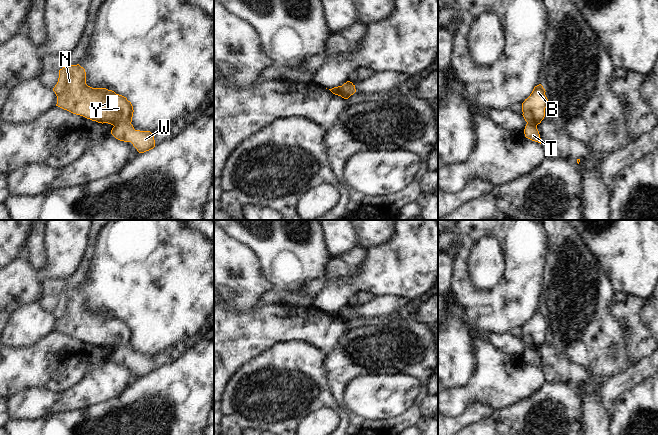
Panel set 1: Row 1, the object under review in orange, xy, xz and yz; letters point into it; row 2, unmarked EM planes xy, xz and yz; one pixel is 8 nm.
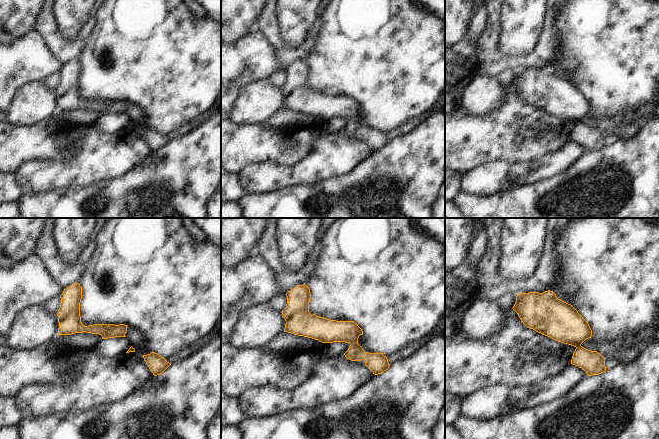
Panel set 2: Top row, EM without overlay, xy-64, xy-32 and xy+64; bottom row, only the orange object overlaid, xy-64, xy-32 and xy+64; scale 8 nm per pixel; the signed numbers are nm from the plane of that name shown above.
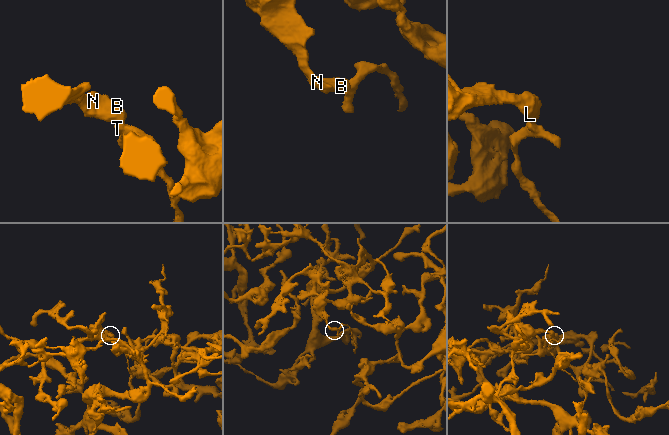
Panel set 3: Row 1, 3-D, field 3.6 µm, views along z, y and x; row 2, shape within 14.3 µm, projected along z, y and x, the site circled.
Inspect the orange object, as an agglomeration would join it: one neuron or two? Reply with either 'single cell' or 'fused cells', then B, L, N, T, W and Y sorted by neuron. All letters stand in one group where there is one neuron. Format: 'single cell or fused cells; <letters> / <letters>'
fused cells; B L N Y / T W

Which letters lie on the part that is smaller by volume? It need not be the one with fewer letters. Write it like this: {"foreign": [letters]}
{"foreign": ["T", "W"]}

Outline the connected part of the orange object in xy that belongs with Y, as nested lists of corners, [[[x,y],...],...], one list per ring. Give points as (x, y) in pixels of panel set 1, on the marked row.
[[[79,64],[59,70],[53,91],[57,96],[56,106],[73,114],[113,126],[132,122],[134,110],[131,102],[112,90],[88,86],[85,69]]]

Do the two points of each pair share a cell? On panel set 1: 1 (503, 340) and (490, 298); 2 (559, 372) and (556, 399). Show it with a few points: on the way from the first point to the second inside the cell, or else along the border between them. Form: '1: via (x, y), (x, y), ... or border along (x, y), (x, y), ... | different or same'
1: border along (509, 332), (490, 335), (484, 339) | different
2: border along (545, 381), (568, 386) | different

